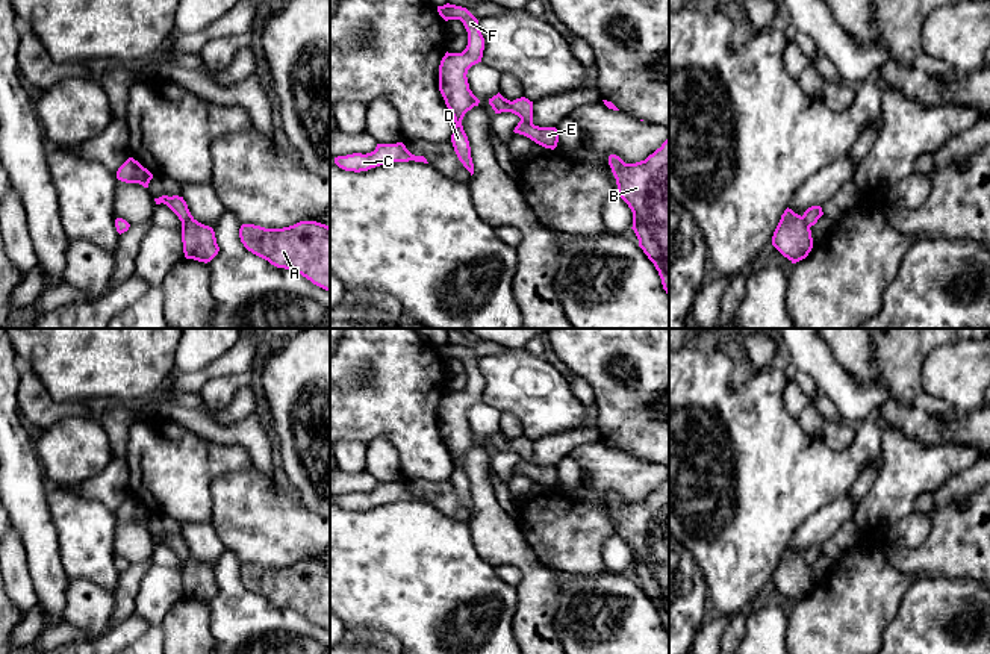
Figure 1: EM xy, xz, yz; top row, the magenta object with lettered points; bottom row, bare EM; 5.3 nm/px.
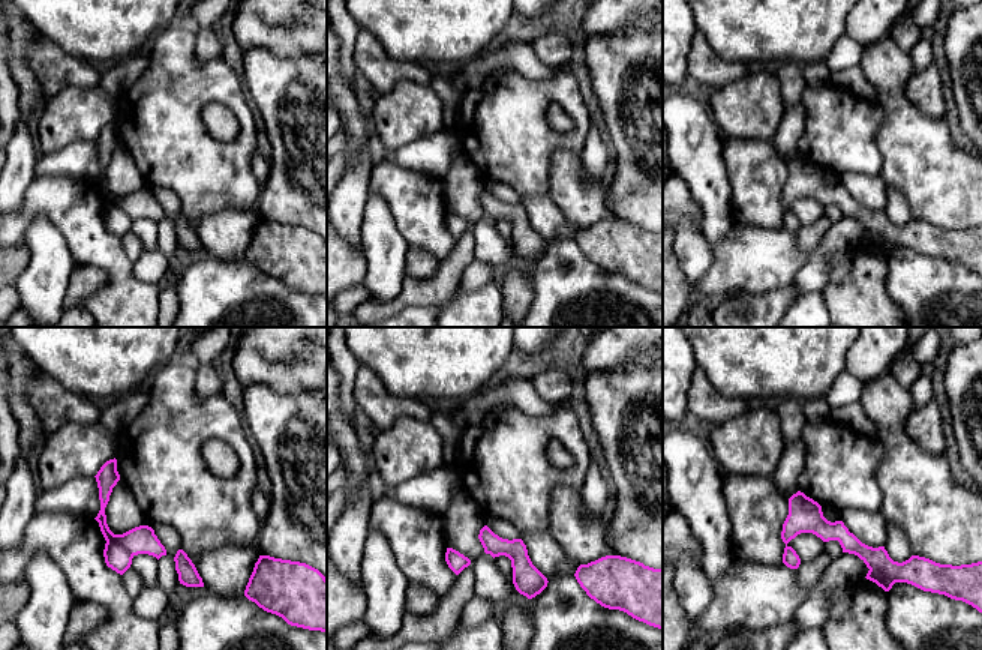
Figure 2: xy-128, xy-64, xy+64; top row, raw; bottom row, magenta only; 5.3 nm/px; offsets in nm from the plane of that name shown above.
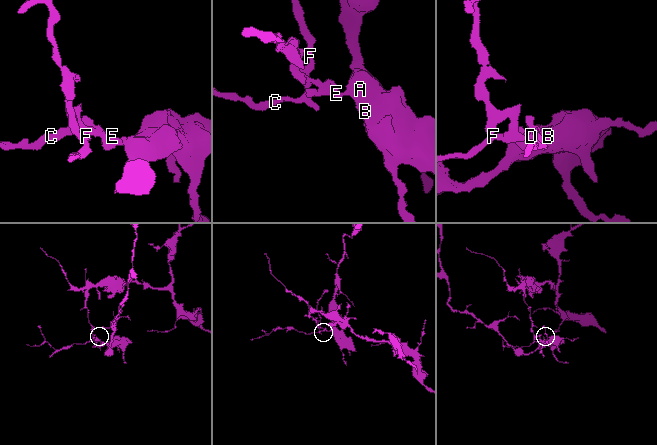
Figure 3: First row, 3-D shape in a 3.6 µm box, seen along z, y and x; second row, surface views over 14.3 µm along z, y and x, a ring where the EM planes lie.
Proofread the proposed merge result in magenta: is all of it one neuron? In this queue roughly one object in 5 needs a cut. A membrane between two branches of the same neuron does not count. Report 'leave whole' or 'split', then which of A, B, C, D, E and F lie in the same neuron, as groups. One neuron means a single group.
split; A B C E / D F

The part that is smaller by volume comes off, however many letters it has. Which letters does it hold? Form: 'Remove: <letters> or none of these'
Remove: A, B, C, E

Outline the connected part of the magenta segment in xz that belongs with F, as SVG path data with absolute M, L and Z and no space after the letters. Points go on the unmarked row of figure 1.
M444 344L437 345L439 354L448 359L460 359L468 371L468 385L462 392L445 392L439 404L439 430L454 457L454 471L451 481L459 500L474 513L471 486L463 469L462 459L468 450L478 445L480 439L472 433L468 422L468 409L481 401L484 389L484 377L478 368L478 359L462 345Z

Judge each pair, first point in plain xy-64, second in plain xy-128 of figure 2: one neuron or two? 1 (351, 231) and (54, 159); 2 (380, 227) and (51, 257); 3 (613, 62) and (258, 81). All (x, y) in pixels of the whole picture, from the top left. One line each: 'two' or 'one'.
1: two
2: one
3: one

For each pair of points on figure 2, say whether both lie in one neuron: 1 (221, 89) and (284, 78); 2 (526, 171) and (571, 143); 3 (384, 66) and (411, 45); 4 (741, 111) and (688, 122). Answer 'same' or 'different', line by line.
1: different
2: same
3: different
4: different

